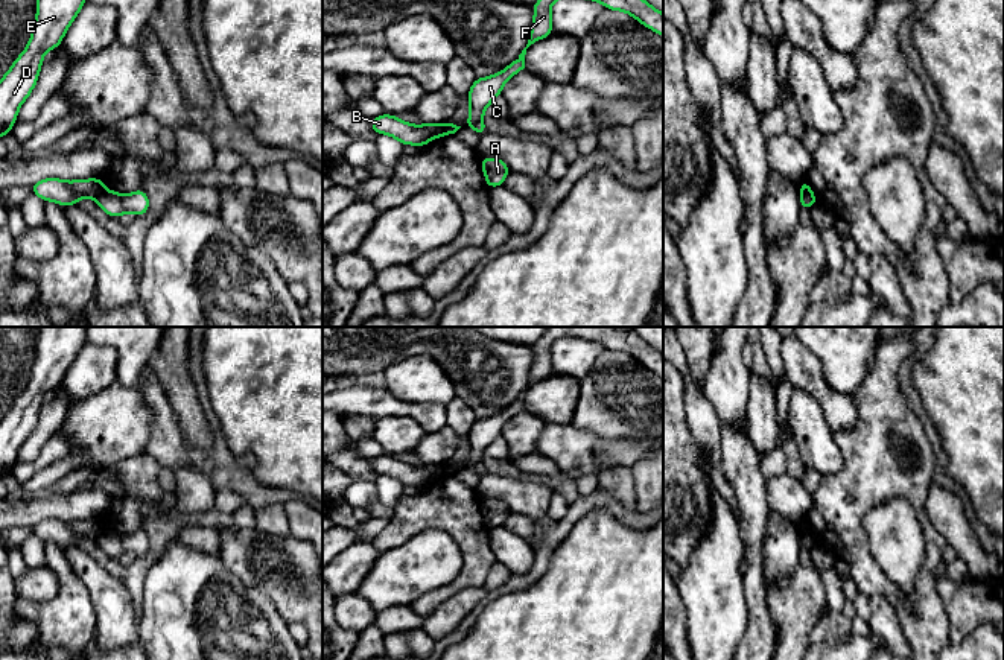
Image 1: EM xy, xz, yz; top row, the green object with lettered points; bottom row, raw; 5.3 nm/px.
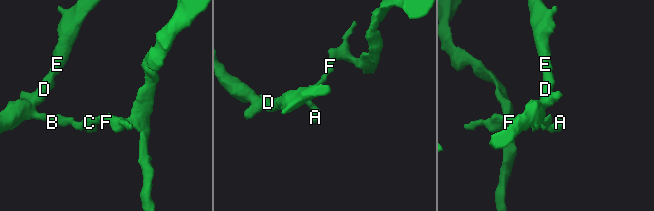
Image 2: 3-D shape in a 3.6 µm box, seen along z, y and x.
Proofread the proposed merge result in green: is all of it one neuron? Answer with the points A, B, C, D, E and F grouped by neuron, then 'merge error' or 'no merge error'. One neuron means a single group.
A C F / B D E; merge error

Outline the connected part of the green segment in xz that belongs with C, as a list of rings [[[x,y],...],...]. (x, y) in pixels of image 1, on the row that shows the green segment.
[[[539,0],[532,5],[534,24],[529,32],[528,44],[519,55],[519,58],[507,65],[502,71],[488,76],[476,78],[469,90],[470,117],[464,126],[473,128],[479,137],[488,131],[482,123],[485,108],[502,93],[505,82],[525,68],[526,49],[535,41],[549,36],[552,32],[551,5],[555,0]]]

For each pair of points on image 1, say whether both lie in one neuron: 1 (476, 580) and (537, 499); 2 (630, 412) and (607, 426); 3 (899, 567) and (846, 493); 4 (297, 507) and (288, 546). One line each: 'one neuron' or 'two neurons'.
1: two neurons
2: one neuron
3: two neurons
4: two neurons

